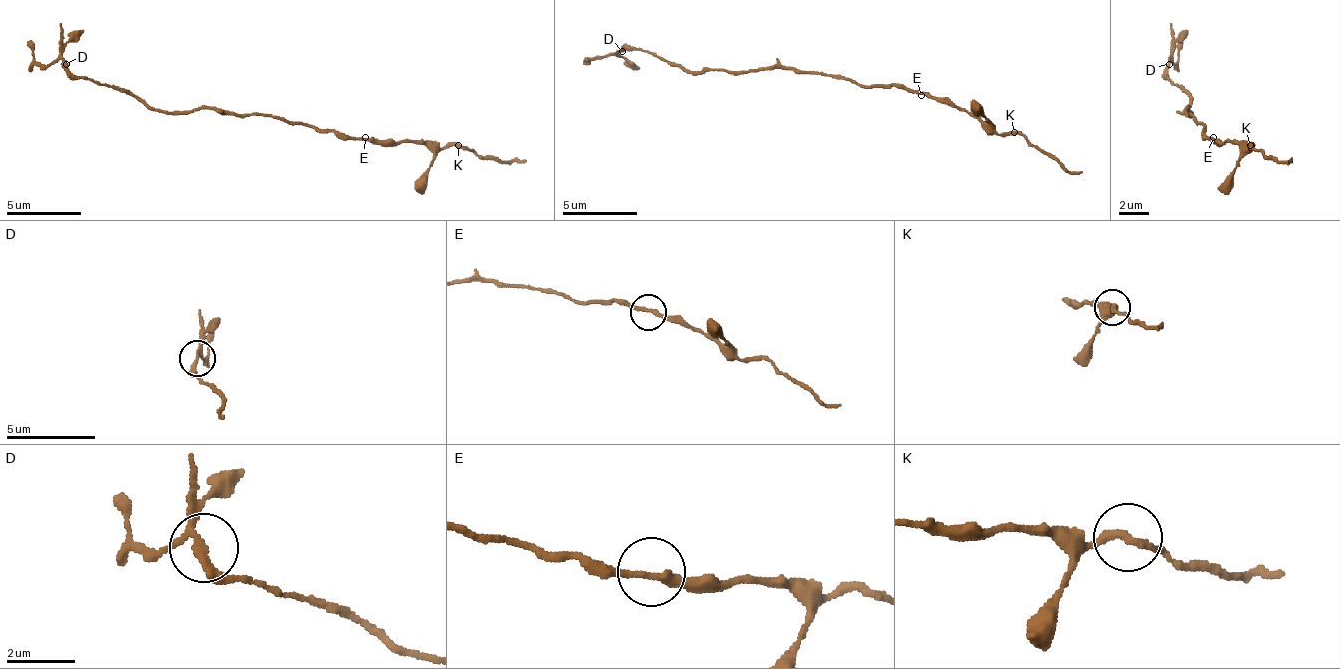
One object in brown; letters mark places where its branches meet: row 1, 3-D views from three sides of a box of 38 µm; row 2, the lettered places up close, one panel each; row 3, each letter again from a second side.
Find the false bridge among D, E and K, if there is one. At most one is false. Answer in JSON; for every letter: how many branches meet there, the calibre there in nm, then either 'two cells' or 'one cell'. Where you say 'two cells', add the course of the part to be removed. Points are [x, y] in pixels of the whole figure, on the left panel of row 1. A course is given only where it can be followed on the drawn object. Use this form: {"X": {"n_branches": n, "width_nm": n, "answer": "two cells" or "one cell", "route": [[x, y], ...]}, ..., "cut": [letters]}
{"D": {"n_branches": 3, "width_nm": 200, "answer": "two cells", "route": [[67, 63], [37, 63], [26, 40]]}, "E": {"n_branches": 2, "width_nm": 200, "answer": "one cell"}, "K": {"n_branches": 2, "width_nm": 220, "answer": "one cell"}, "cut": ["D"]}

